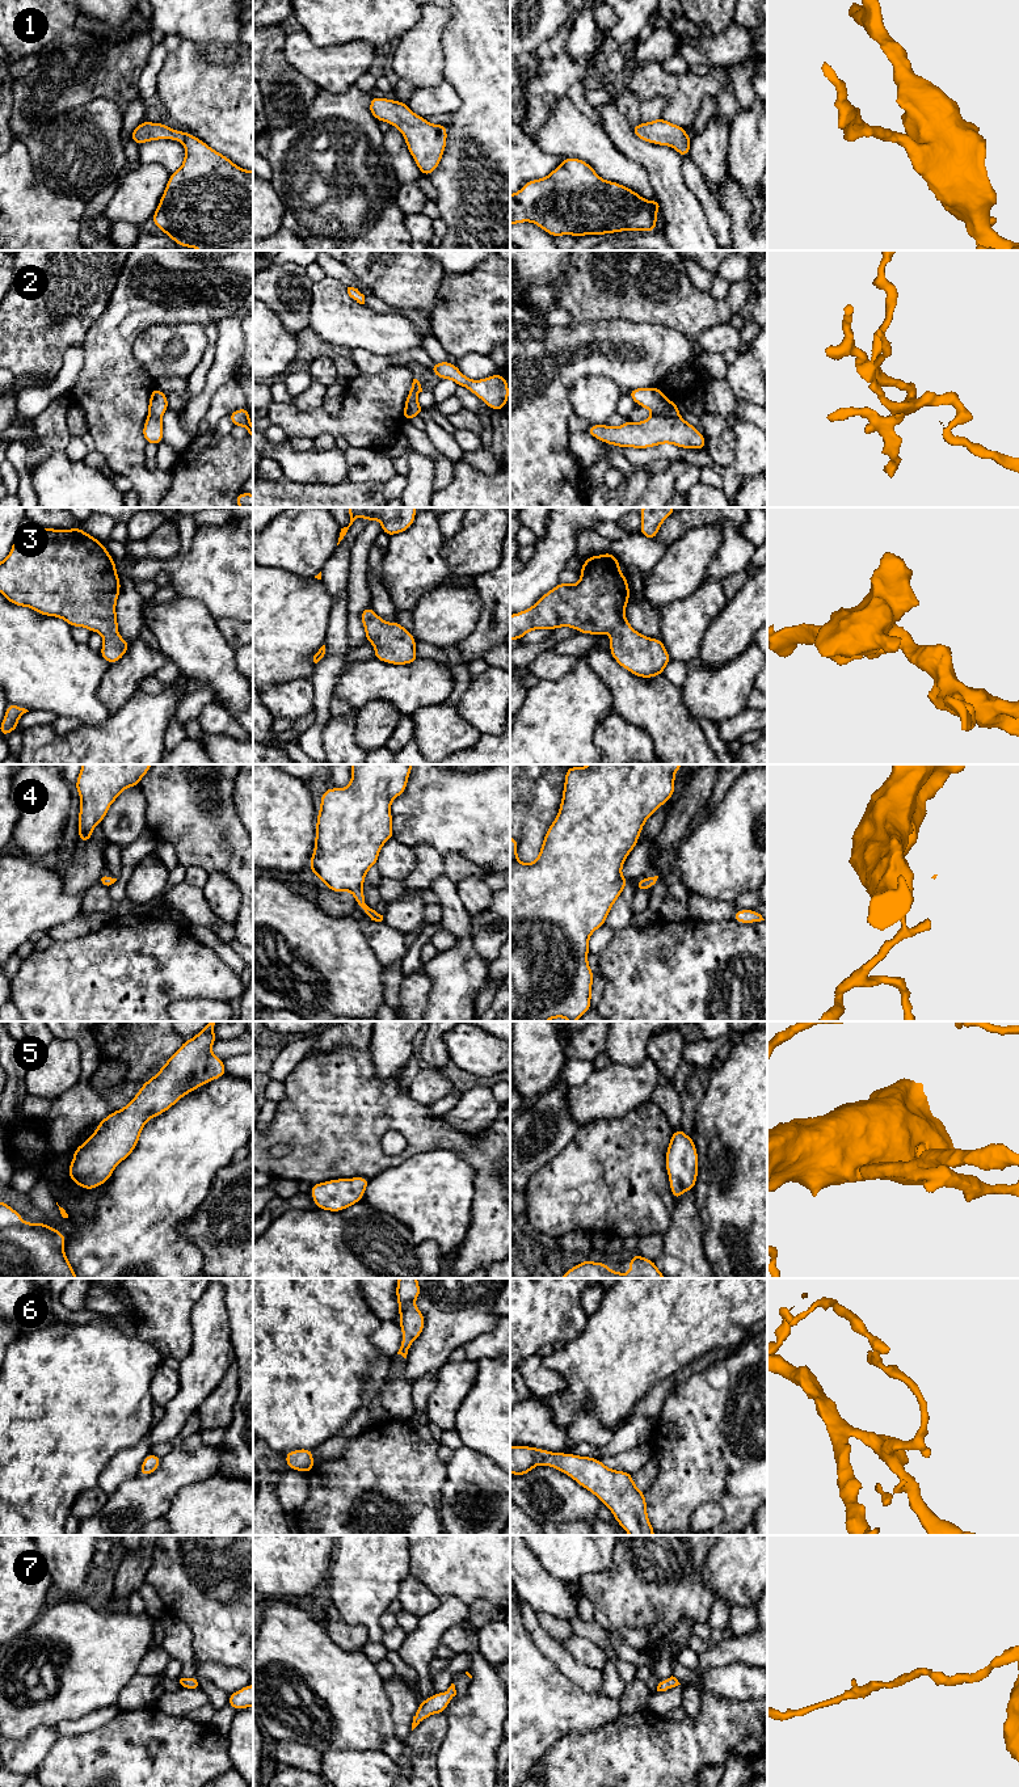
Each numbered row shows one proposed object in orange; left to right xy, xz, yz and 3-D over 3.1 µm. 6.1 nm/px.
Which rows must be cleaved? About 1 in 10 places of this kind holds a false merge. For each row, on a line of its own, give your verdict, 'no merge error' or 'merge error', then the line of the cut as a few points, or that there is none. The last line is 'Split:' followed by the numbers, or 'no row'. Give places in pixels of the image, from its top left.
1: no merge error | no cut
2: merge error | xz (417, 393), (409, 411), (411, 418)
3: no merge error | no cut
4: no merge error | no cut
5: no merge error | no cut
6: no merge error | no cut
7: no merge error | no cut
Split: 2

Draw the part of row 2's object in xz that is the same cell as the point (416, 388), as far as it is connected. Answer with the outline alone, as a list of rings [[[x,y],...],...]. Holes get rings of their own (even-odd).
[[[413,379],[413,383],[412,383],[412,388],[405,399],[405,408],[404,408],[404,413],[403,413],[403,418],[404,421],[410,421],[410,416],[409,416],[409,410],[414,403],[414,397],[422,392],[422,388],[421,388],[421,384],[417,379]]]

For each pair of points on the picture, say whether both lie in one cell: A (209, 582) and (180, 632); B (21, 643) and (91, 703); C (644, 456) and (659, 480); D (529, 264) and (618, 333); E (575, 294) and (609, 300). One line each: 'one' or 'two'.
A: two
B: one
C: two
D: two
E: one

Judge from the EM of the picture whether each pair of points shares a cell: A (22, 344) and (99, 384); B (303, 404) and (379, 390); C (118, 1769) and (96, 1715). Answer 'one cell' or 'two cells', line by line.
A: two cells
B: two cells
C: two cells

